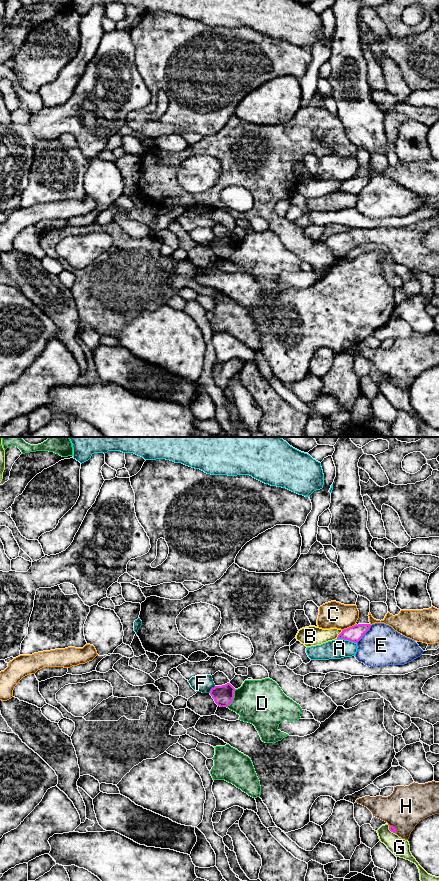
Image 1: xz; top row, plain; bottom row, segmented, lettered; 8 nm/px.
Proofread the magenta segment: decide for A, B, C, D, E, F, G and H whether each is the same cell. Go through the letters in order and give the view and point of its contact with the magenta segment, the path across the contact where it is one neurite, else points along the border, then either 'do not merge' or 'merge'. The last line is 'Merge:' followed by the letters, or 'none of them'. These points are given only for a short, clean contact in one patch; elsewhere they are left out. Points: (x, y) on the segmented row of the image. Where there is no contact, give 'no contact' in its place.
A: contact xz (347, 639); do not merge
B: contact xz (339, 634); do not merge
C: contact xz (349, 627); do not merge
D: contact xz (233, 697); do not merge
E: contact xz (364, 634); do not merge
F: contact xz (211, 689); border xz (215, 686), (209, 692); do not merge
G: contact xz (390, 830); do not merge
H: contact xz (394, 828); do not merge
Merge: none of them

